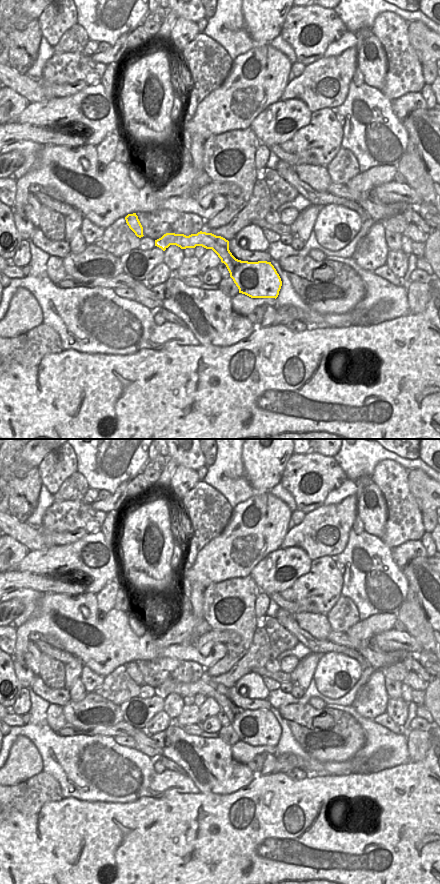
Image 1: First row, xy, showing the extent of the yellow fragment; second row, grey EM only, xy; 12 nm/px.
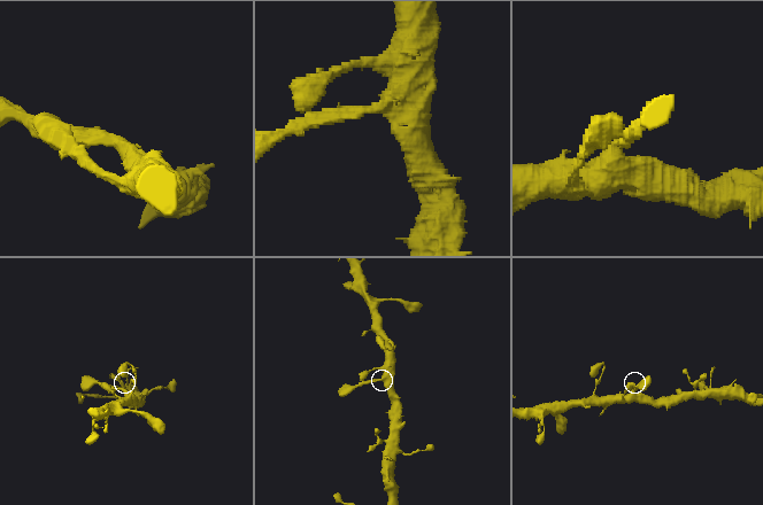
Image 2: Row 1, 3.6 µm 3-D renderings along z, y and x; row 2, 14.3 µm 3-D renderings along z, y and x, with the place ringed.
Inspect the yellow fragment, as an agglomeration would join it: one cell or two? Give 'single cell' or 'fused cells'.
single cell

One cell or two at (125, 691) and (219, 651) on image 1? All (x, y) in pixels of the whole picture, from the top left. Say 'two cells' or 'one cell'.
two cells

